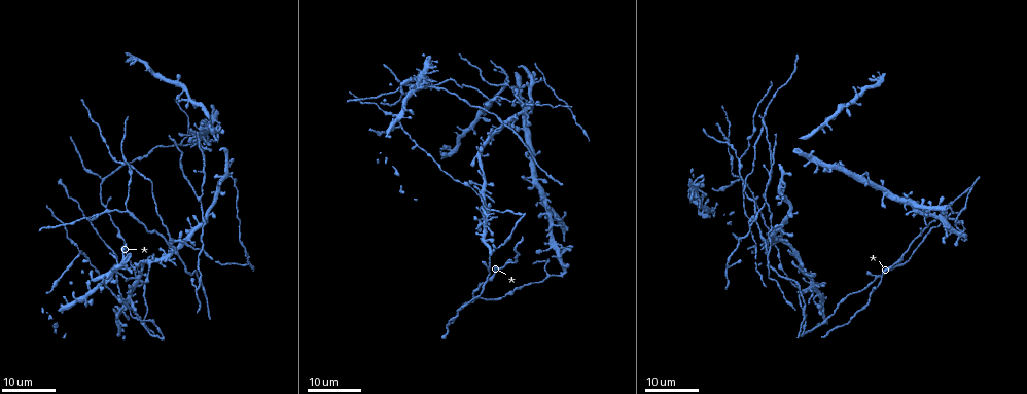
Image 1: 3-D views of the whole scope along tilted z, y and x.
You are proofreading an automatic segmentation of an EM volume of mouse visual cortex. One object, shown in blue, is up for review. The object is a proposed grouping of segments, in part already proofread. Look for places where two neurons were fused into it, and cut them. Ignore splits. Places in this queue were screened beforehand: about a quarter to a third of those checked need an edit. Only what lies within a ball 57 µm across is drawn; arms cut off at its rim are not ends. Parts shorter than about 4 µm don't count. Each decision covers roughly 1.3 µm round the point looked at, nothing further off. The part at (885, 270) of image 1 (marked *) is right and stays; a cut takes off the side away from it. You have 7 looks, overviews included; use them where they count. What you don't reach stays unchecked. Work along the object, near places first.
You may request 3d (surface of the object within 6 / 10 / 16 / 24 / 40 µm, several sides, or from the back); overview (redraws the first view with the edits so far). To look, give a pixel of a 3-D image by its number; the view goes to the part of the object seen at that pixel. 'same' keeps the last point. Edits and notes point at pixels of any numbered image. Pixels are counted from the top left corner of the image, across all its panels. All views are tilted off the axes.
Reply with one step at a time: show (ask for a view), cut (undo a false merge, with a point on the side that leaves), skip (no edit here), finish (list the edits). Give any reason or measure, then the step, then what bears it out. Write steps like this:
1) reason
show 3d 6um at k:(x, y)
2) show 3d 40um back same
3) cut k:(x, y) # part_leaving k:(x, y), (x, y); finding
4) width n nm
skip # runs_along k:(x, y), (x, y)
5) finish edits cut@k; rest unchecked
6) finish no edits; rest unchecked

three arms meet
show 3d 24um at 1:(129, 311)

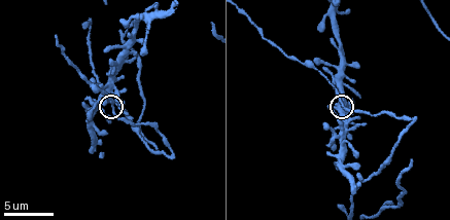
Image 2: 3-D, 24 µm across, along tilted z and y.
show 3d 6um at 2:(112, 106)

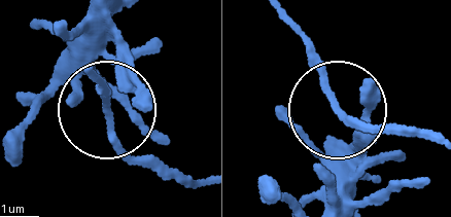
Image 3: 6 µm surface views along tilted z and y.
width 110 nm
skip # runs_along 3:(435, 144), (366, 127), (340, 110), (306, 32); continuous, no second neuron

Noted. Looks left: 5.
show 3d 16um at 1:(745, 236)

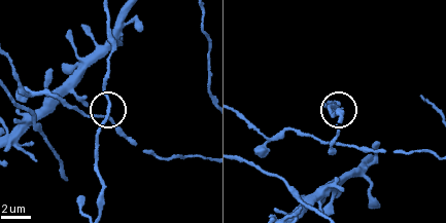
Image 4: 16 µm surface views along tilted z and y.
show 3d 10um at 4:(106, 110)

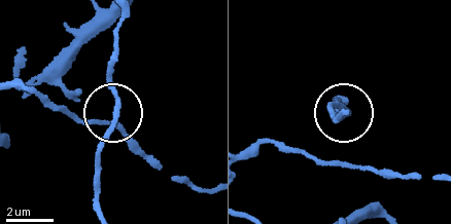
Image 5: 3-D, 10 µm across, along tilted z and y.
side_arm 14 um
skip # continuous, no second neuron

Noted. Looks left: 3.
three-way junction
show 3d 24um at 1:(178, 258)

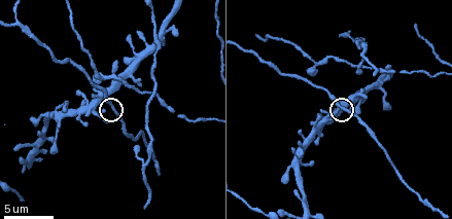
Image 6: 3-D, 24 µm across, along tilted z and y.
show 3d 10um at 6:(343, 108)

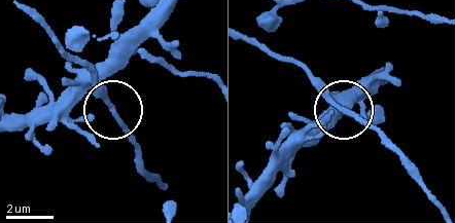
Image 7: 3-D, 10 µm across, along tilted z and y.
width 150 nm
skip # one neuron here

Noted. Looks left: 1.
three-way junction
show 3d 10um at 6:(304, 79)

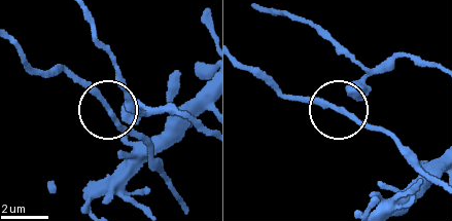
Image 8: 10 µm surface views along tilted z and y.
arms 3
skip # all the same neuron

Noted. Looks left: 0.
finish no edits; rest unchecked

